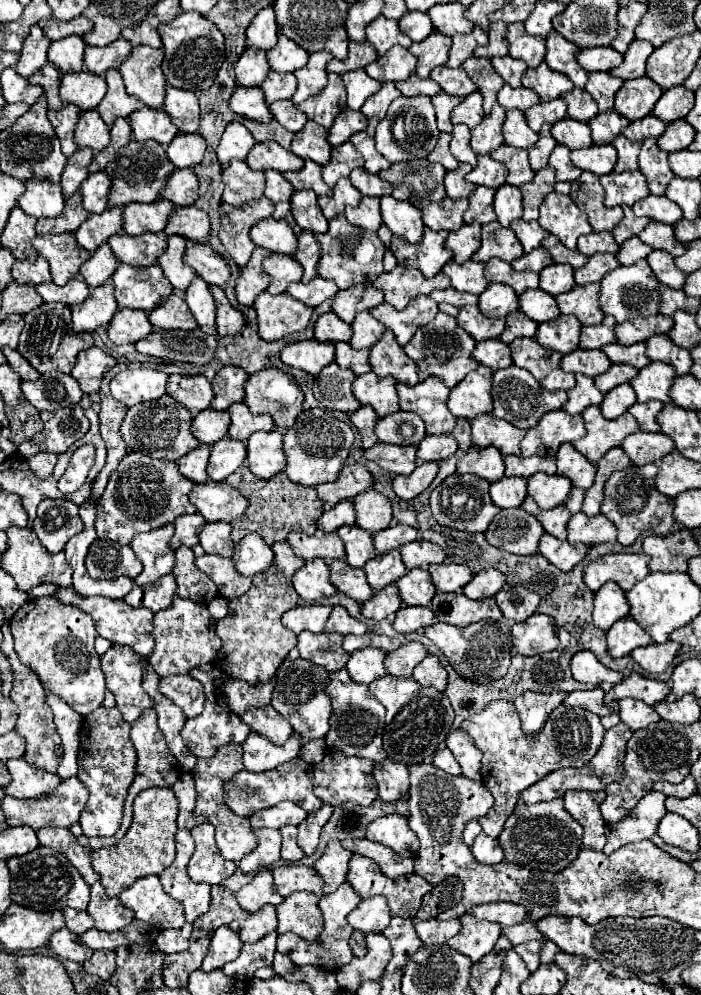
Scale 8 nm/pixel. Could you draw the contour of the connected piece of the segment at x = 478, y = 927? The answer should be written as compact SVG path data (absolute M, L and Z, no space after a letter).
M464 914L460 918L460 932L448 940L448 946L468 956L472 962L478 962L494 948L500 938L500 930L502 928L496 922L478 920L472 914Z

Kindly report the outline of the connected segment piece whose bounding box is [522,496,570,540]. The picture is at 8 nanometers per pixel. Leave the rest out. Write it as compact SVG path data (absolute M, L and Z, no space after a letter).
M526 496L522 508L528 514L536 516L548 534L552 534L552 536L556 536L560 540L566 540L566 536L568 536L568 520L570 520L570 512L566 510L566 506L558 506L558 508L552 508L552 510L544 510L544 508L540 508L534 502L534 498Z

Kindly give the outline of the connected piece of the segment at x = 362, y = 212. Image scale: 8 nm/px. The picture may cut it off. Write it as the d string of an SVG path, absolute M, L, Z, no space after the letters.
M362 198L356 208L348 208L348 212L344 214L354 226L366 232L378 232L378 228L382 226L380 198Z

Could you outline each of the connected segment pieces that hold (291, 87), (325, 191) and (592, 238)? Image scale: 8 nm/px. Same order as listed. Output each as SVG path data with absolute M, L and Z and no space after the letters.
M268 72L268 78L260 84L262 92L266 94L266 104L272 104L276 100L290 98L296 92L296 76L292 72Z
M306 160L304 168L298 172L286 172L284 178L296 190L314 190L318 196L330 196L332 194L332 190L322 180L322 166L318 166L312 160Z
M592 232L588 236L580 236L578 240L578 250L586 256L594 256L596 252L610 252L616 254L618 252L618 244L612 236L612 232Z

